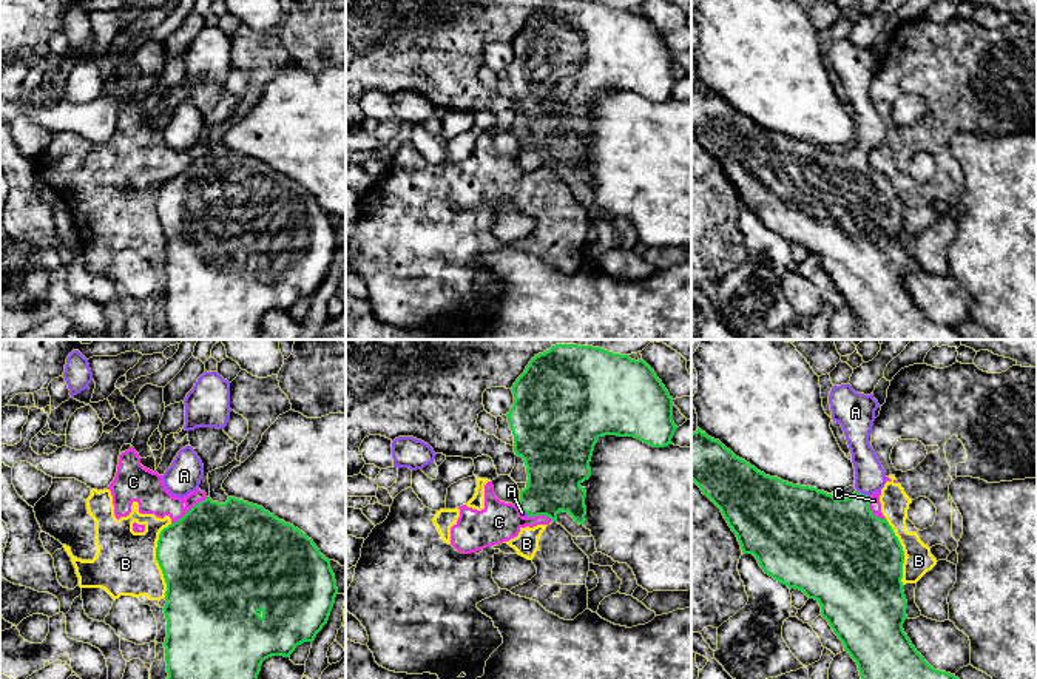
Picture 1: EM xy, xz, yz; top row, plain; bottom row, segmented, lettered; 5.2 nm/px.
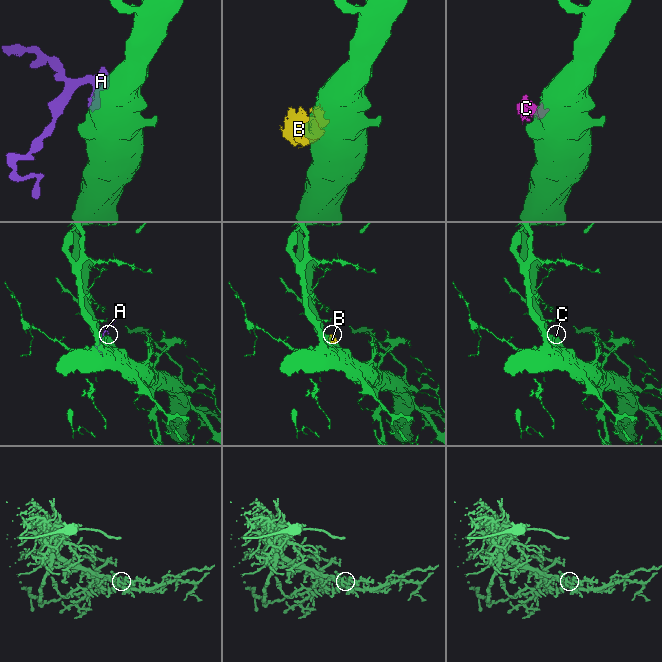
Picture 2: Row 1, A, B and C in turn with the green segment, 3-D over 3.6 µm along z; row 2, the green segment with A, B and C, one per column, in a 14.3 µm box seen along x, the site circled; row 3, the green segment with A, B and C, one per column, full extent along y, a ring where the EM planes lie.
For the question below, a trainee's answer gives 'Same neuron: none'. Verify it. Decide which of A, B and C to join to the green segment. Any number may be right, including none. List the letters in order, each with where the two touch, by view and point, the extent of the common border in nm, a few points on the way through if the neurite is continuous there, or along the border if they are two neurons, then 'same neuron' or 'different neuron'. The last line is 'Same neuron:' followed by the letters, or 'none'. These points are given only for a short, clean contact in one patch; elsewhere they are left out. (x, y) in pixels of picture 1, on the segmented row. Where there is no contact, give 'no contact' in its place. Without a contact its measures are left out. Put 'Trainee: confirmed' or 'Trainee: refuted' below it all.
A: meets green in yz at (863, 494); contact 80 nm long; runs through yz (840, 536), (863, 494), (869, 476); same neuron
B: meets green in xy at (156, 559); contact 380 nm long; different neuron
C: meets green in xy at (190, 510); contact 240 nm long; border along xy (207, 497), (196, 502), (172, 523); different neuron
Same neuron: A
Trainee: refuted

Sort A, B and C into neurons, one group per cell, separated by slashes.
A / B C

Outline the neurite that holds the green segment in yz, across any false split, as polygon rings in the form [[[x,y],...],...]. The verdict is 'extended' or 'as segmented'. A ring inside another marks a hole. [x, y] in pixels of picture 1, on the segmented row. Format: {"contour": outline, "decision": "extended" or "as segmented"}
{"contour": [[[850,384],[833,386],[829,404],[852,454],[856,491],[850,497],[835,498],[765,475],[699,427],[691,432],[691,480],[721,509],[744,554],[753,554],[775,580],[819,603],[821,616],[856,662],[861,679],[958,679],[931,667],[903,630],[904,551],[889,522],[869,509],[869,497],[886,485],[886,472],[869,443],[880,404],[872,394],[858,394]]], "decision": "extended"}

